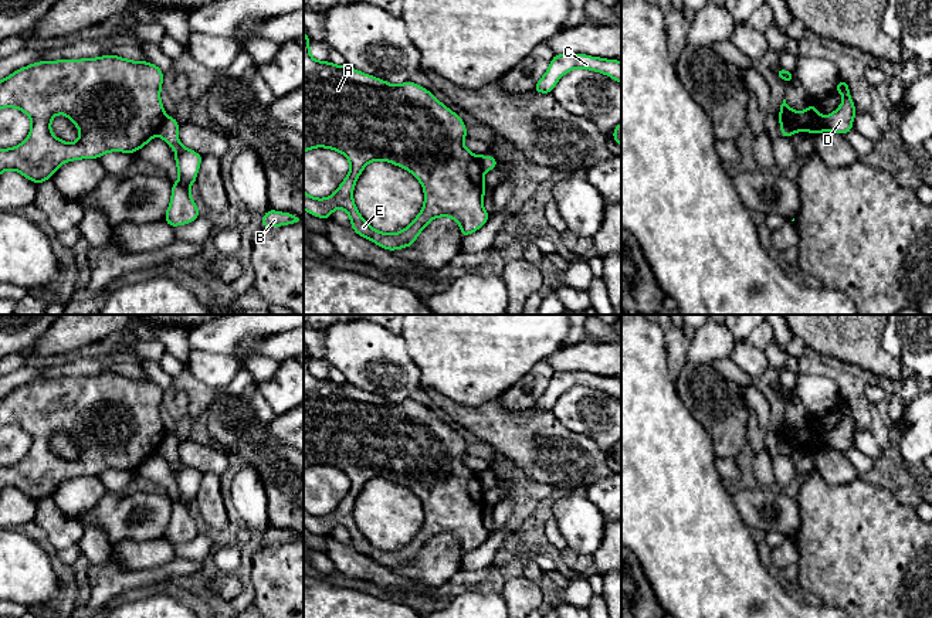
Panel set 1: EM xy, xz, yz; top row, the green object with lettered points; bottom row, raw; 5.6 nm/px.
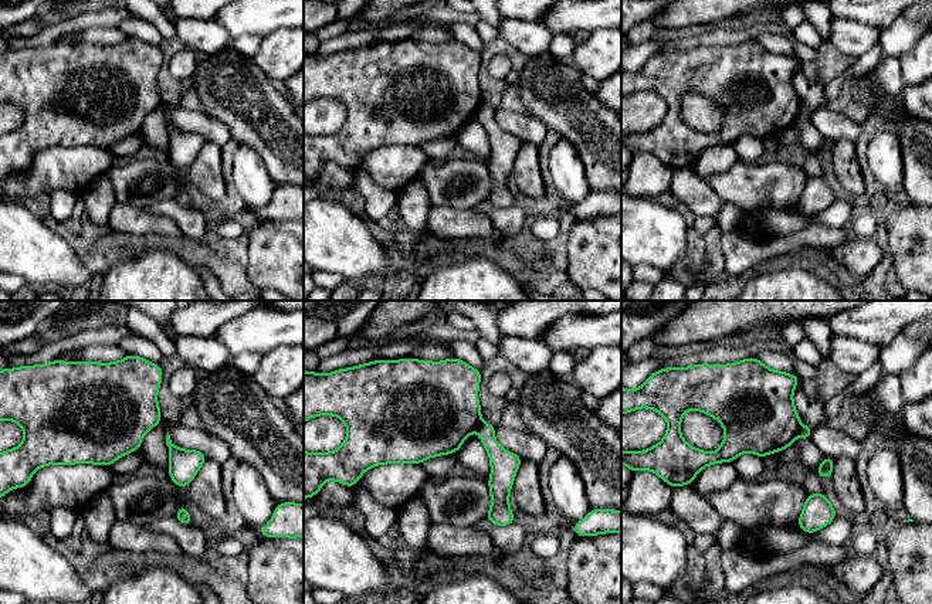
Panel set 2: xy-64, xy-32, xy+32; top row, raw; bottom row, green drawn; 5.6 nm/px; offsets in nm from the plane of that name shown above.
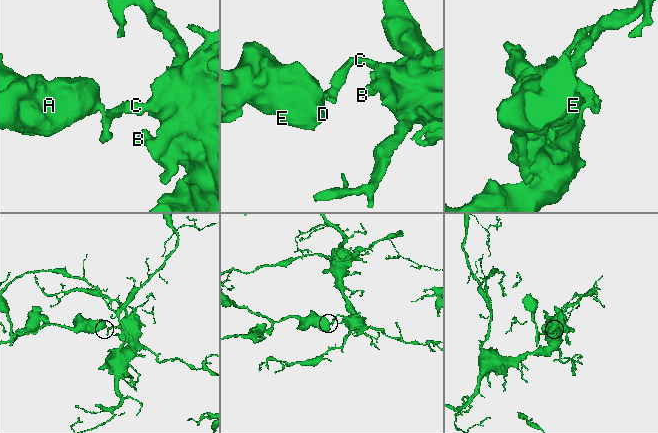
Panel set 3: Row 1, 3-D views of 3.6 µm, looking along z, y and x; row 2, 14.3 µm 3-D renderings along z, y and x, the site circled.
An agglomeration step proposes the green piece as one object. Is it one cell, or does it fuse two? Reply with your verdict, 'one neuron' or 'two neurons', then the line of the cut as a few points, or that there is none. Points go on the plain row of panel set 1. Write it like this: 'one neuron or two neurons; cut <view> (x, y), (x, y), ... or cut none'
two neurons; cut xy (166, 434), (158, 451)

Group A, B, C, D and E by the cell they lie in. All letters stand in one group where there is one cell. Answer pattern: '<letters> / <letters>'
A D E / B C

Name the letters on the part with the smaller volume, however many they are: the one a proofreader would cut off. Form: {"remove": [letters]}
{"remove": ["A", "D", "E"]}

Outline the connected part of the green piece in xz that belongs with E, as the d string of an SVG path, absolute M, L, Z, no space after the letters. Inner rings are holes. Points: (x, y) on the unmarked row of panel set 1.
M304 349L304 471L315 465L332 466L348 475L350 486L336 509L326 516L315 516L304 507L304 527L318 536L328 537L335 526L342 526L350 534L352 546L357 553L389 568L413 563L426 543L438 534L455 537L462 556L484 544L489 537L489 532L482 523L487 509L484 488L479 482L479 473L471 471L462 461L467 455L464 438L443 422L431 410L411 398L393 403L348 383L316 378L309 370L309 361L311 357ZM373 478L389 479L409 488L423 503L424 522L421 529L409 544L399 550L387 551L375 547L360 533L353 520L353 505L362 488Z

